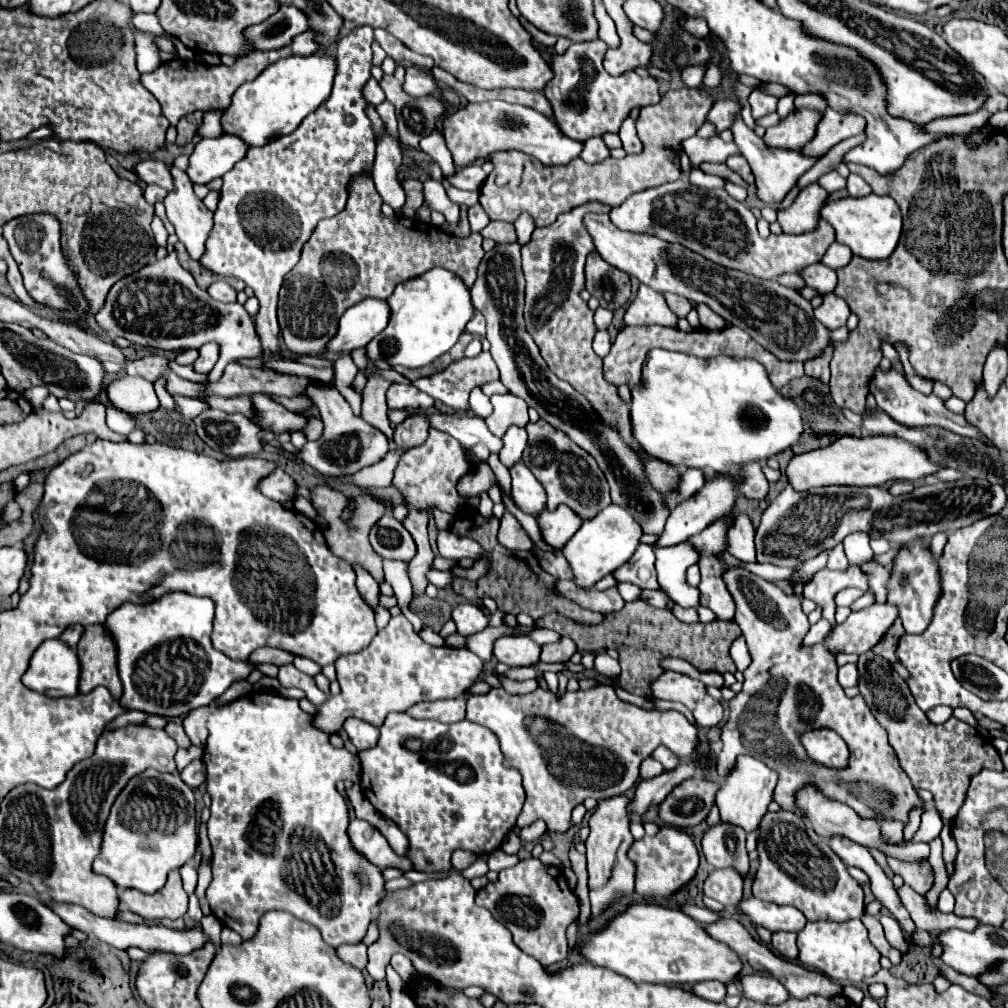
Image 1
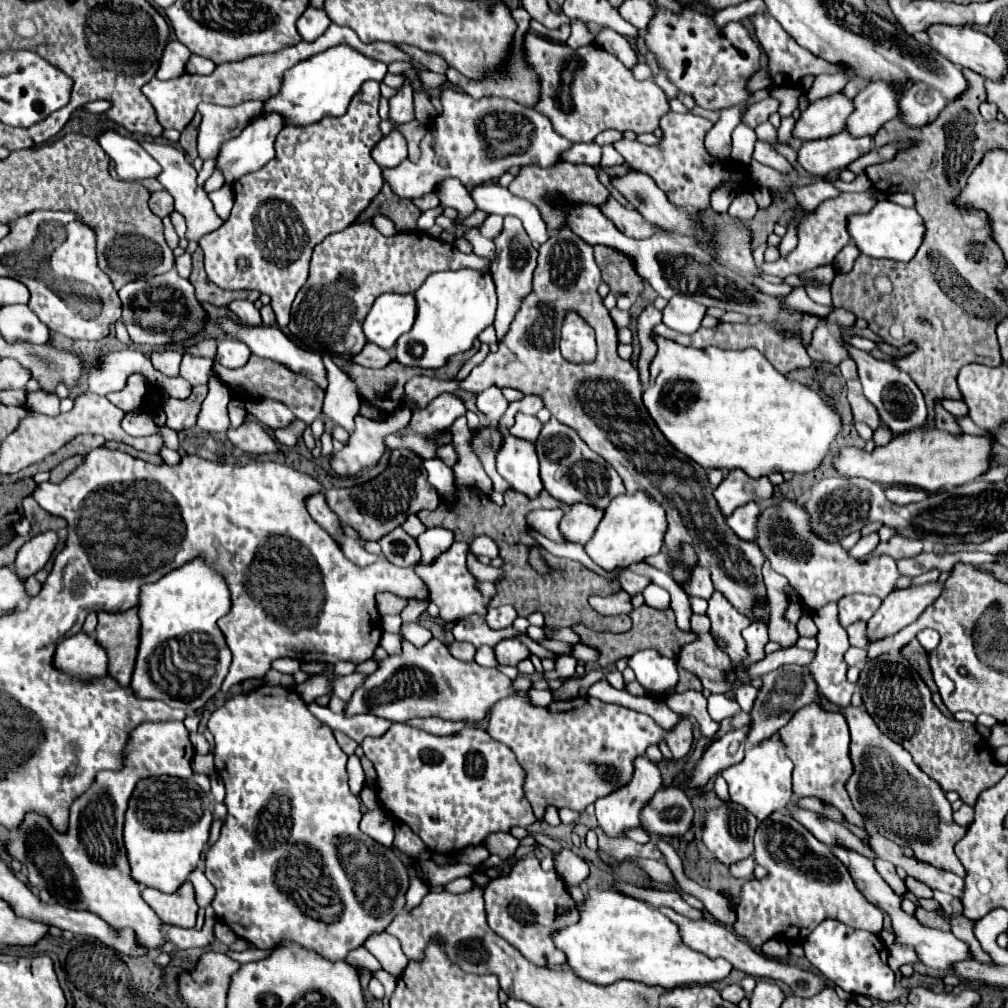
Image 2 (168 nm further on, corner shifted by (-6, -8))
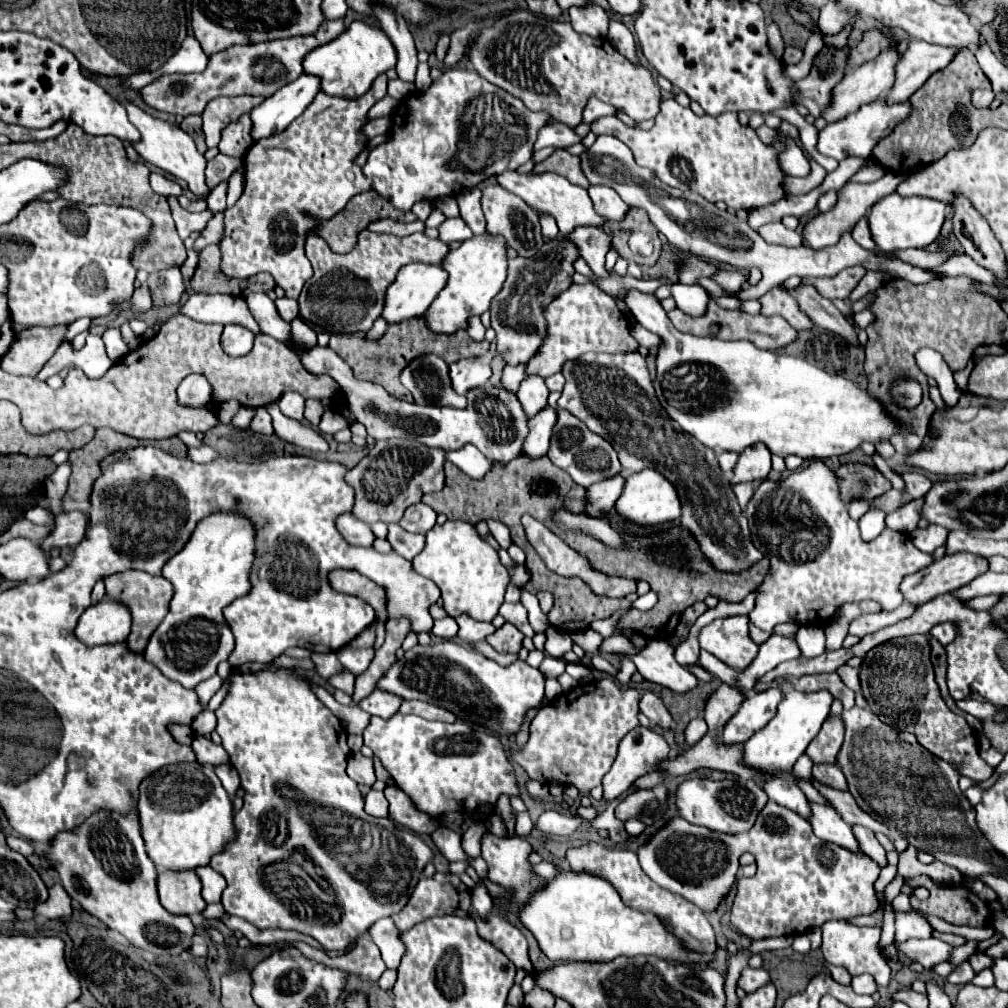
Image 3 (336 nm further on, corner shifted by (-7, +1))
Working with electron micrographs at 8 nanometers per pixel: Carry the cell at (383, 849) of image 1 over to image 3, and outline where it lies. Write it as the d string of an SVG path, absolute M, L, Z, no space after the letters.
M371 789L365 797L365 811L373 817L387 817L387 799L381 791L375 791Z

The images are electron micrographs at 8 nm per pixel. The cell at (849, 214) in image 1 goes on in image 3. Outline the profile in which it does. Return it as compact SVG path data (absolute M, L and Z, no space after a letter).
M891 193L877 201L875 207L871 207L867 219L877 247L885 253L891 253L897 249L931 245L941 233L941 227L945 223L945 211L947 205L943 201L935 201L929 197L901 197L899 193Z

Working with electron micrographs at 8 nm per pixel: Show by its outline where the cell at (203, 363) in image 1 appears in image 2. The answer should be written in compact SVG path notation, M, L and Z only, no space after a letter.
M222 340L218 342L218 354L214 358L218 358L218 364L226 368L240 368L248 362L248 356L250 356L250 348L244 342Z

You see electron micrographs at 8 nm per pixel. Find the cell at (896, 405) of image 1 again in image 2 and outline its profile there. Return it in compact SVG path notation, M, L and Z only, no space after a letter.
M846 346L846 348L850 350L850 356L854 358L854 362L858 366L864 396L876 406L882 422L888 424L892 432L904 434L904 432L910 432L910 430L930 428L930 424L928 424L928 408L926 408L924 398L922 398L922 392L918 390L918 386L914 384L914 380L906 372L898 370L896 366L892 366L888 362L880 362L880 360L872 358L868 352L856 350L852 346Z

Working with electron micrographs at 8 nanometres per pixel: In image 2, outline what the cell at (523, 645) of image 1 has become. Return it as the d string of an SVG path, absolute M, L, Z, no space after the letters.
M504 640L496 648L496 660L504 666L516 666L518 662L530 658L530 650L520 640Z

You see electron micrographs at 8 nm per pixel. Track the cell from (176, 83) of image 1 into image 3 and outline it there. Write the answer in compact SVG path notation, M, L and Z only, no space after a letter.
M341 19L325 21L317 33L303 35L303 37L289 37L289 39L275 39L265 43L251 43L251 45L235 45L225 51L219 51L209 57L209 65L203 73L191 75L163 75L157 81L145 85L141 89L143 101L157 111L165 111L171 115L201 115L207 101L223 95L261 95L271 97L279 87L295 81L303 73L303 59L305 55L343 33L345 25Z

